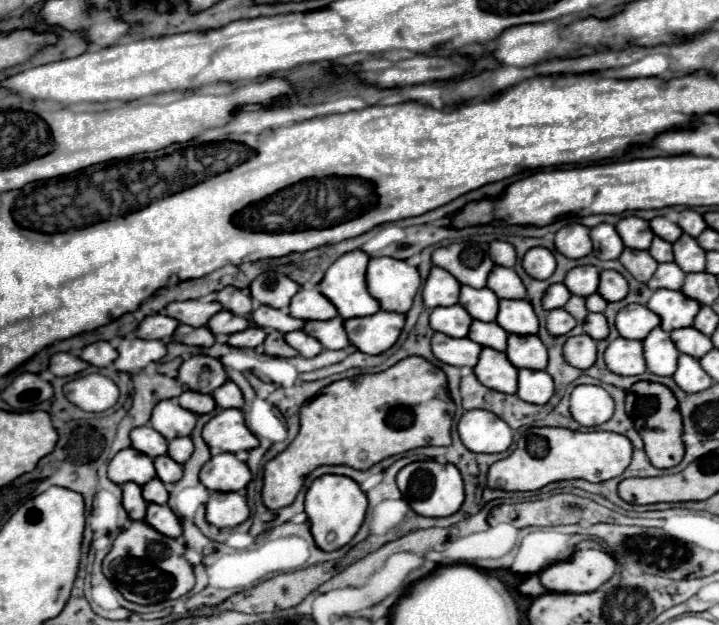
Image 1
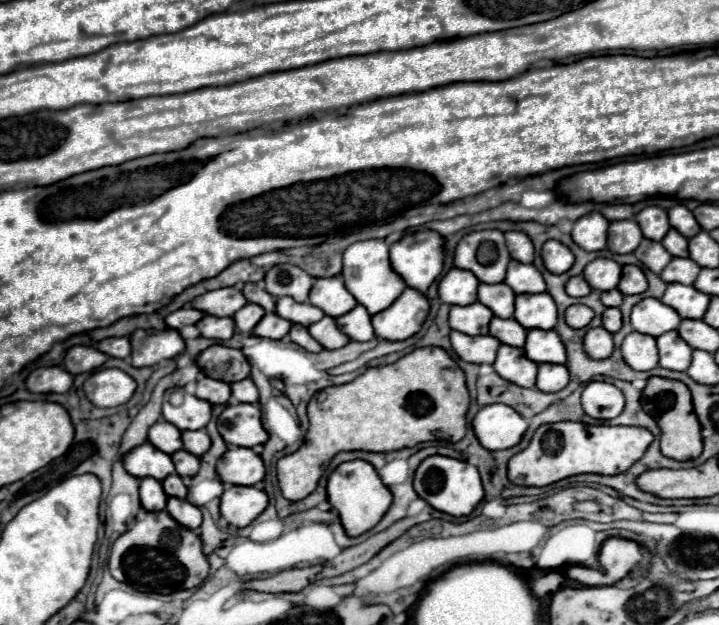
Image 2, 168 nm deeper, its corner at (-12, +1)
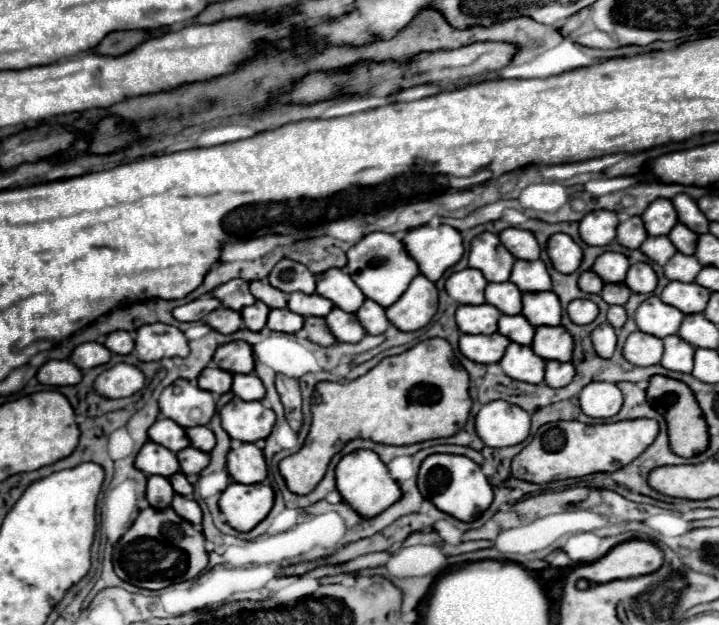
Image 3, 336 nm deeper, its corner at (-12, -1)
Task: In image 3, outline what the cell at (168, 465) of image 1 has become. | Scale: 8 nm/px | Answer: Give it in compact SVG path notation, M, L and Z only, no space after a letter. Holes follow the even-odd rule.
M188 447L188 449L182 449L178 453L178 461L180 461L182 473L192 475L192 473L200 473L208 465L210 455L200 451L200 449L196 449L196 447Z

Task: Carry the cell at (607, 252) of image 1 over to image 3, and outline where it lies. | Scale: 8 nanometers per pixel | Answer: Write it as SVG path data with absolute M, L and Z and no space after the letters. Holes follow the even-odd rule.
M630 217L618 225L616 241L628 249L638 249L646 237L648 237L648 233L646 233L644 221L640 217Z

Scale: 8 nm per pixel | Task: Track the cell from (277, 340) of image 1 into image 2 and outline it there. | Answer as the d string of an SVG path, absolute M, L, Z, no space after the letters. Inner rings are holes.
M294 325L294 327L290 329L288 337L292 339L292 343L296 343L296 345L304 347L304 349L306 349L306 351L310 351L310 353L320 353L320 351L322 351L320 343L316 343L316 341L314 341L314 339L312 339L312 337L308 335L306 327L300 327L300 325Z

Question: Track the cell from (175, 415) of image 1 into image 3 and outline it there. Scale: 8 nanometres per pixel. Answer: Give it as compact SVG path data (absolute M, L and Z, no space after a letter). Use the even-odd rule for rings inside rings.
M178 379L168 385L158 401L162 415L176 421L184 429L194 425L208 425L216 411L214 395L186 379Z

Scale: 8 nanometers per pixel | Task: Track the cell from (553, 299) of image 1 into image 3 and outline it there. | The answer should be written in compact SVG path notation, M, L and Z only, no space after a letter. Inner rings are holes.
M586 271L580 275L580 281L578 281L580 289L586 291L586 293L600 293L602 287L604 287L604 281L594 273L594 271Z

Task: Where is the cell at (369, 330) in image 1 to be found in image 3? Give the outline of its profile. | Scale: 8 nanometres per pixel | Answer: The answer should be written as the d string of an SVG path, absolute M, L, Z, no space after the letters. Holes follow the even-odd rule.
M420 273L412 279L402 297L386 309L386 315L390 323L400 331L418 331L434 317L436 309L438 289L428 277Z

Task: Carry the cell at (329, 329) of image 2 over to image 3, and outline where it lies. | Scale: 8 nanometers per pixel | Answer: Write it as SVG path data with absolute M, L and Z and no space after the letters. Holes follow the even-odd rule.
M334 307L332 313L328 313L326 321L328 321L328 327L334 333L336 341L340 341L340 343L358 343L366 335L358 317L354 313L342 311L340 307Z

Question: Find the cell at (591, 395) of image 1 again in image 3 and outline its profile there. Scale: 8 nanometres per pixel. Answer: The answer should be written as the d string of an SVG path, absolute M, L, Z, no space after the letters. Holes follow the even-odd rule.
M592 381L580 393L580 407L588 417L608 419L622 409L622 393L616 383Z

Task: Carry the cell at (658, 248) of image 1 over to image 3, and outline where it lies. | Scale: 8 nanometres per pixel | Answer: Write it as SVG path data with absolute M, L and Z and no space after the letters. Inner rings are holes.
M676 223L672 233L668 233L670 241L674 243L674 247L684 253L684 255L692 255L696 251L696 241L698 241L698 233L692 233L692 229L688 229L682 223Z

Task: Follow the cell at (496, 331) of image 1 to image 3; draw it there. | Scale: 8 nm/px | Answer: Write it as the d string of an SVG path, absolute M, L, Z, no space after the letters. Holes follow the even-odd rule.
M502 315L498 321L498 331L514 343L530 345L536 329L528 325L528 319L524 315Z

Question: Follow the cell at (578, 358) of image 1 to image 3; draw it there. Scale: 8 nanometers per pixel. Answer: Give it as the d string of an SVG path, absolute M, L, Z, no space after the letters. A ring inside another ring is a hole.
M608 323L598 325L592 331L592 343L594 343L594 349L596 349L596 353L600 357L604 357L604 359L612 357L614 349L616 349L616 333L614 333L614 327L608 325Z

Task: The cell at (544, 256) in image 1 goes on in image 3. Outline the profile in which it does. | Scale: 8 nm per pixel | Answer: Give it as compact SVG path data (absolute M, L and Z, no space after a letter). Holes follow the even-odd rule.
M556 233L548 239L548 255L552 265L560 273L574 273L582 263L582 249L580 245L566 233Z

